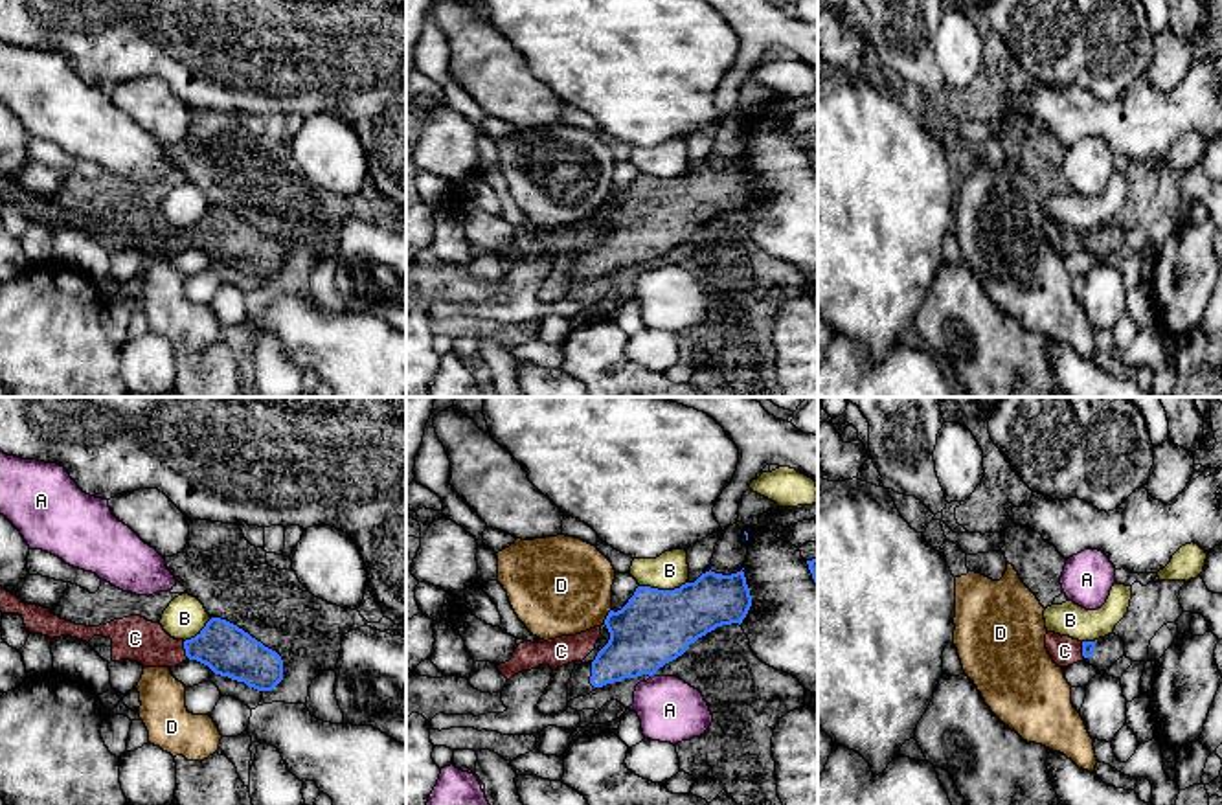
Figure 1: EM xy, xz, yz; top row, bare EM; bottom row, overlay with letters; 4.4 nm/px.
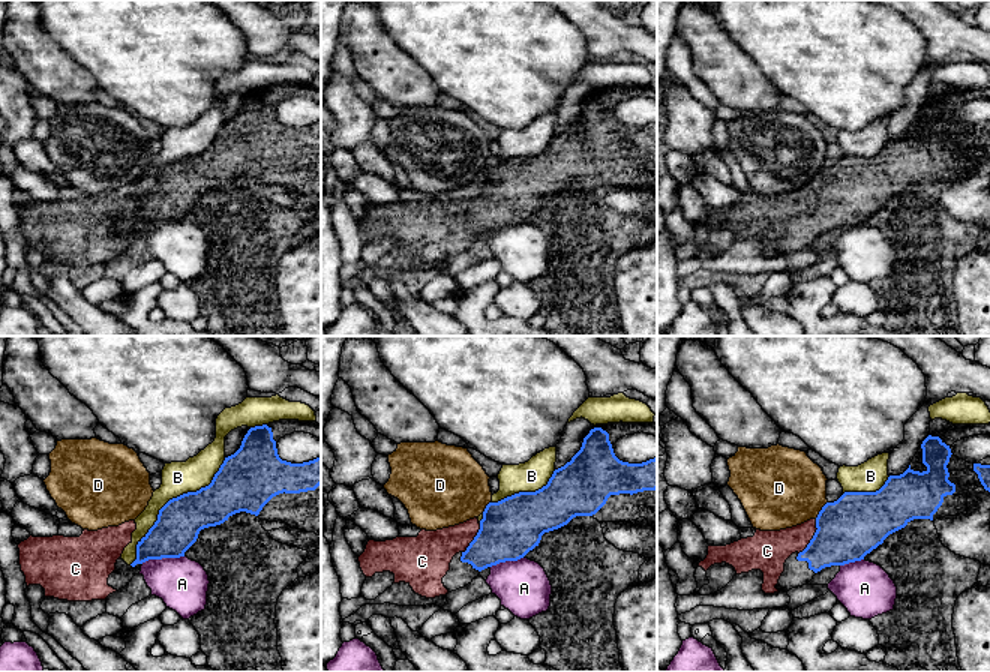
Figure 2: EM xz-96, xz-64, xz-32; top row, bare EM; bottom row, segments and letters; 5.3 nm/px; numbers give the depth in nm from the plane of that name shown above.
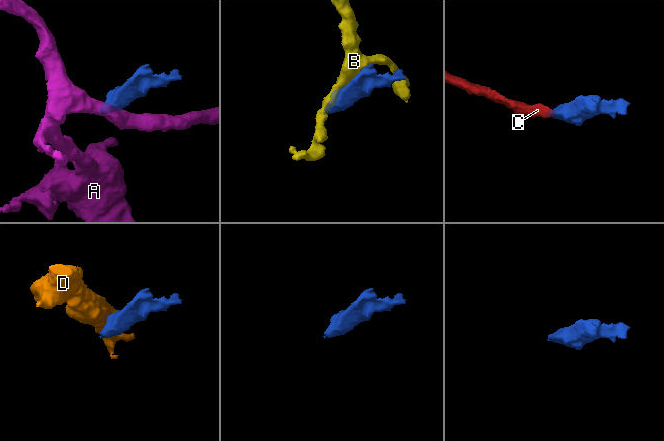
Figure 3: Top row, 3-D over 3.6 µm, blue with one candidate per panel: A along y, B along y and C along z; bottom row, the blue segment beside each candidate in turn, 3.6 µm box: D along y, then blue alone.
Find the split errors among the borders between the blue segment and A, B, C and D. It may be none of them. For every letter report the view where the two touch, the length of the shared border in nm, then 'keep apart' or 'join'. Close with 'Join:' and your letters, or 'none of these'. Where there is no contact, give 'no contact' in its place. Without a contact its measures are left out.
A: contact in xz; length 30 nm; keep apart
B: contact in xz; length 200 nm; keep apart
C: contact in xy; length 80 nm; join
D: contact in xz; length 70 nm; keep apart
Join: C

